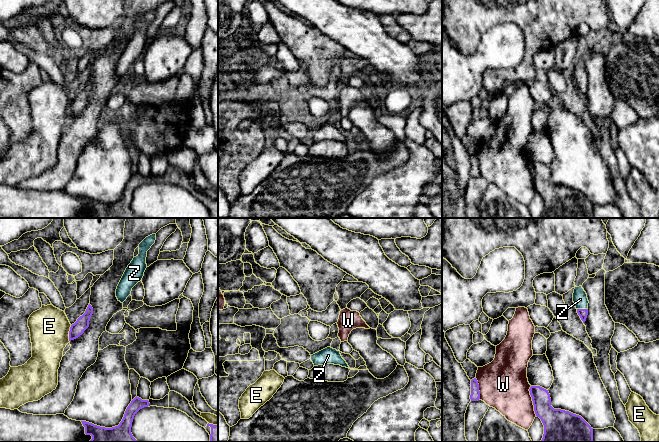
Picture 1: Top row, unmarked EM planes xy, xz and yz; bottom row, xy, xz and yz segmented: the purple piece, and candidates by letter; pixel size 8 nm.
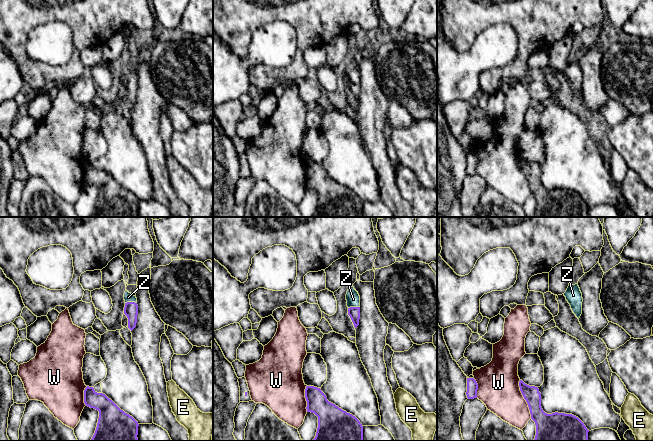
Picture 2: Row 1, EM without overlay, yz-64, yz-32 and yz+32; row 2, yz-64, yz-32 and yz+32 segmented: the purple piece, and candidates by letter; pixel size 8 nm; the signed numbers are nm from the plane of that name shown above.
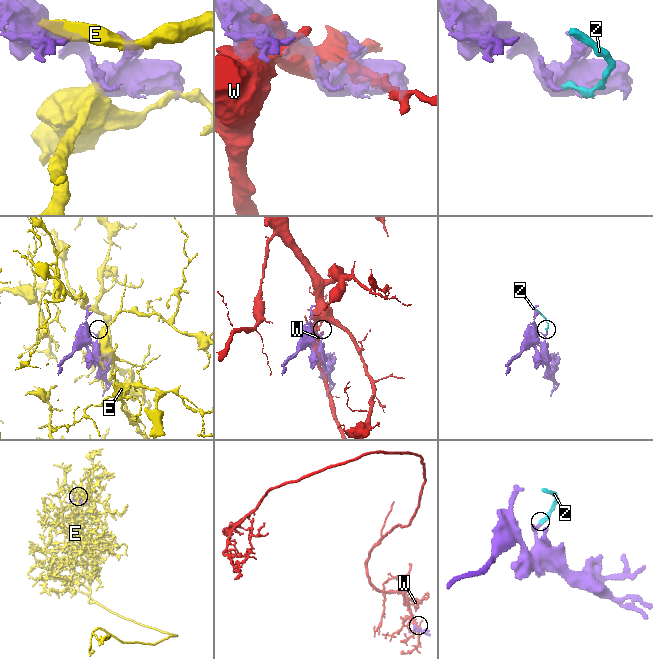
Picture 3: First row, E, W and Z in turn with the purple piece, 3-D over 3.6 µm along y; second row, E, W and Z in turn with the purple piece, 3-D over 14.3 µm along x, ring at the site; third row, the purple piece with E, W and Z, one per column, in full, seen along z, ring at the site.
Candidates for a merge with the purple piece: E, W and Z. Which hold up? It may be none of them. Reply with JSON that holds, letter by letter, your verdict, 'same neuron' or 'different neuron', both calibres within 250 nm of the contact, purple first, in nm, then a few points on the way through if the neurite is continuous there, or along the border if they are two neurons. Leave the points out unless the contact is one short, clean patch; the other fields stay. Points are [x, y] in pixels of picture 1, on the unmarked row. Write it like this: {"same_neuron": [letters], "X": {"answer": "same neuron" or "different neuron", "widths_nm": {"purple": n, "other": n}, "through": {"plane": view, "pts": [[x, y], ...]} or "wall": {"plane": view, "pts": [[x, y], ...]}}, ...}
{"same_neuron": ["Z"], "E": {"answer": "different neuron", "widths_nm": {"purple": 110, "other": 320}}, "W": {"answer": "different neuron", "widths_nm": {"purple": 200, "other": 380}}, "Z": {"answer": "same neuron", "widths_nm": {"purple": 70, "other": 120}, "through": {"plane": "yz", "pts": [[583, 89], [582, 85], [580, 75]]}}}

